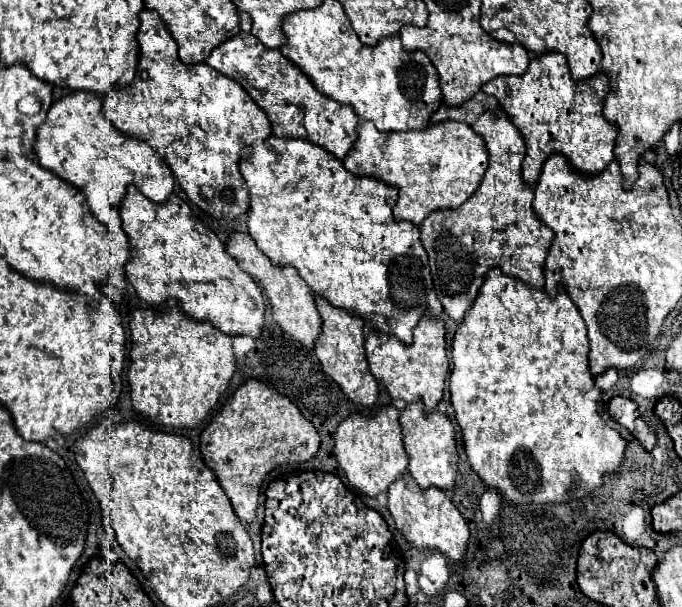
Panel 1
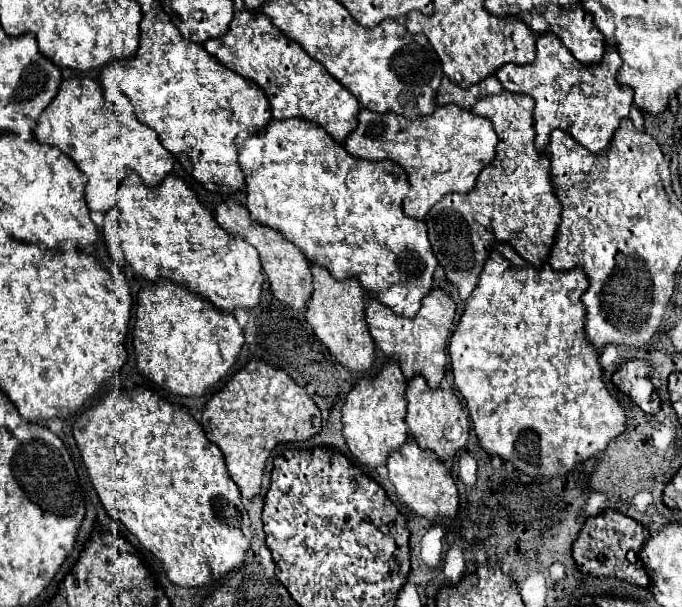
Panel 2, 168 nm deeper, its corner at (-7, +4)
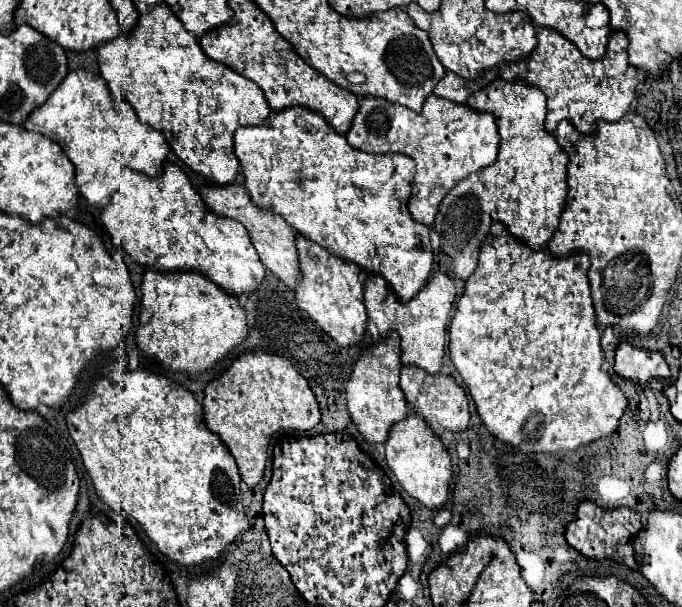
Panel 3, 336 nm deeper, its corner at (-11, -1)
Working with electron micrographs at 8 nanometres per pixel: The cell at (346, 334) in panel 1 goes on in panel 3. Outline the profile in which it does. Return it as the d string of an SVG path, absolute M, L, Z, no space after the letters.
M297 235L299 263L303 269L303 281L299 283L295 297L299 307L335 341L339 347L353 347L365 339L367 311L363 303L363 281L359 279L361 269L353 263L345 263L313 241Z

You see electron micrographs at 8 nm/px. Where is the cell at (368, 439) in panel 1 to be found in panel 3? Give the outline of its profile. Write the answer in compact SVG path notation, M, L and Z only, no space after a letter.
M389 333L379 345L371 345L353 367L353 375L347 383L347 411L367 443L385 443L391 427L409 415L407 401L399 389L399 375L401 347L397 333Z

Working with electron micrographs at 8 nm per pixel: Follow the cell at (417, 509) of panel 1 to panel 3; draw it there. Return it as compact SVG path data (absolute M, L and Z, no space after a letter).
M409 413L407 421L399 421L399 425L391 429L391 437L385 443L385 459L389 469L395 473L399 485L425 507L441 509L447 503L449 485L453 477L449 453L443 447L441 439L435 437L435 433L427 429L427 423L419 421L415 413Z

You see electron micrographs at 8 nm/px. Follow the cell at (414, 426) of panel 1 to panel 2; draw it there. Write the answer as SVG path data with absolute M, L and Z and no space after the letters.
M413 376L411 380L407 380L405 396L407 396L407 418L405 420L407 420L409 434L413 436L413 440L423 450L435 452L443 462L453 458L465 446L467 436L469 436L469 420L455 392L451 388L445 390L441 386L433 390L427 386L423 376Z

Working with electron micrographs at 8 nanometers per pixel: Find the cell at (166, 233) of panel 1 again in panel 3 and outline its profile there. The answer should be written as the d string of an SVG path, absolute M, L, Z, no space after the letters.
M165 163L159 177L133 173L133 179L121 185L111 203L103 209L109 231L137 263L161 273L197 271L209 281L233 295L253 293L263 281L265 267L249 241L247 229L235 219L223 219L211 213L201 195L177 165Z

